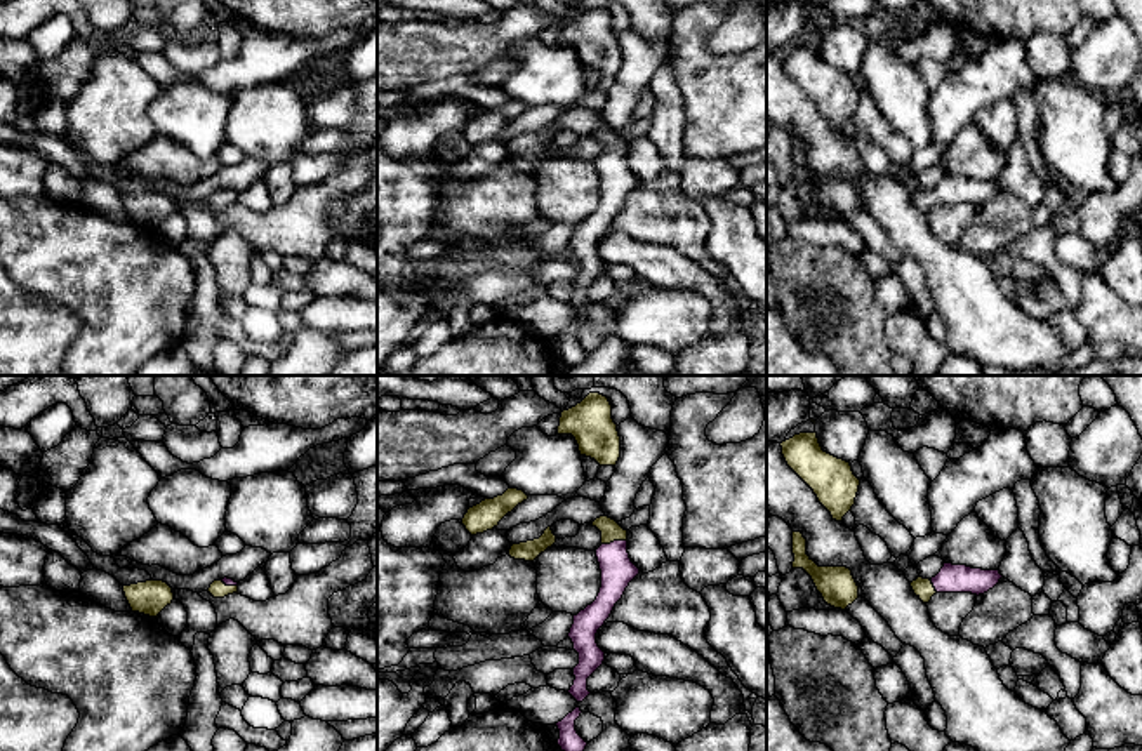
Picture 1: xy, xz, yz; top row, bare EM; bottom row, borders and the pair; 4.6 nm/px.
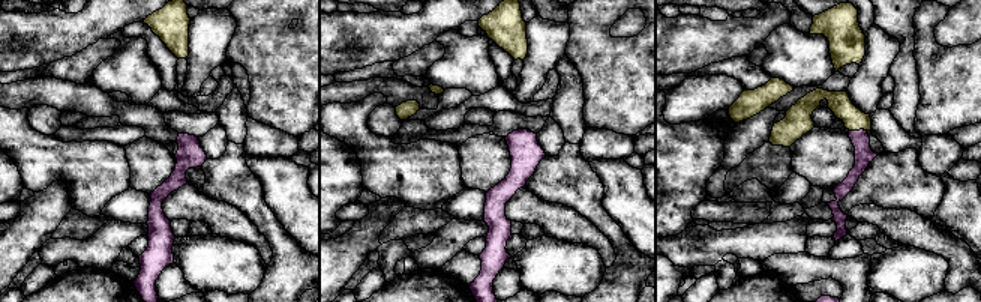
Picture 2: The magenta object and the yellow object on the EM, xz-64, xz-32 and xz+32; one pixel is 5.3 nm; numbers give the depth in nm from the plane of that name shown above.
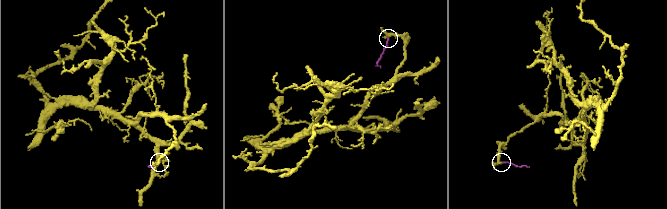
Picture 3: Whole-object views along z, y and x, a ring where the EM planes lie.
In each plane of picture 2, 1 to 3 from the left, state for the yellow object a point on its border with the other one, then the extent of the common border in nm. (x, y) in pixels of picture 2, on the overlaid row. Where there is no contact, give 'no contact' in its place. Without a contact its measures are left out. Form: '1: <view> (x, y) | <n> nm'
1: no contact
2: no contact
3: xz+32 (857, 131) | 100 nm

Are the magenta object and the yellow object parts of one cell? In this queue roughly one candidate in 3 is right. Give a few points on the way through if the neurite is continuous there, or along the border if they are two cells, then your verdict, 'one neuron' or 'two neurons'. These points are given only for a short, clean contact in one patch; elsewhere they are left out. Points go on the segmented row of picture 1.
one neuron

